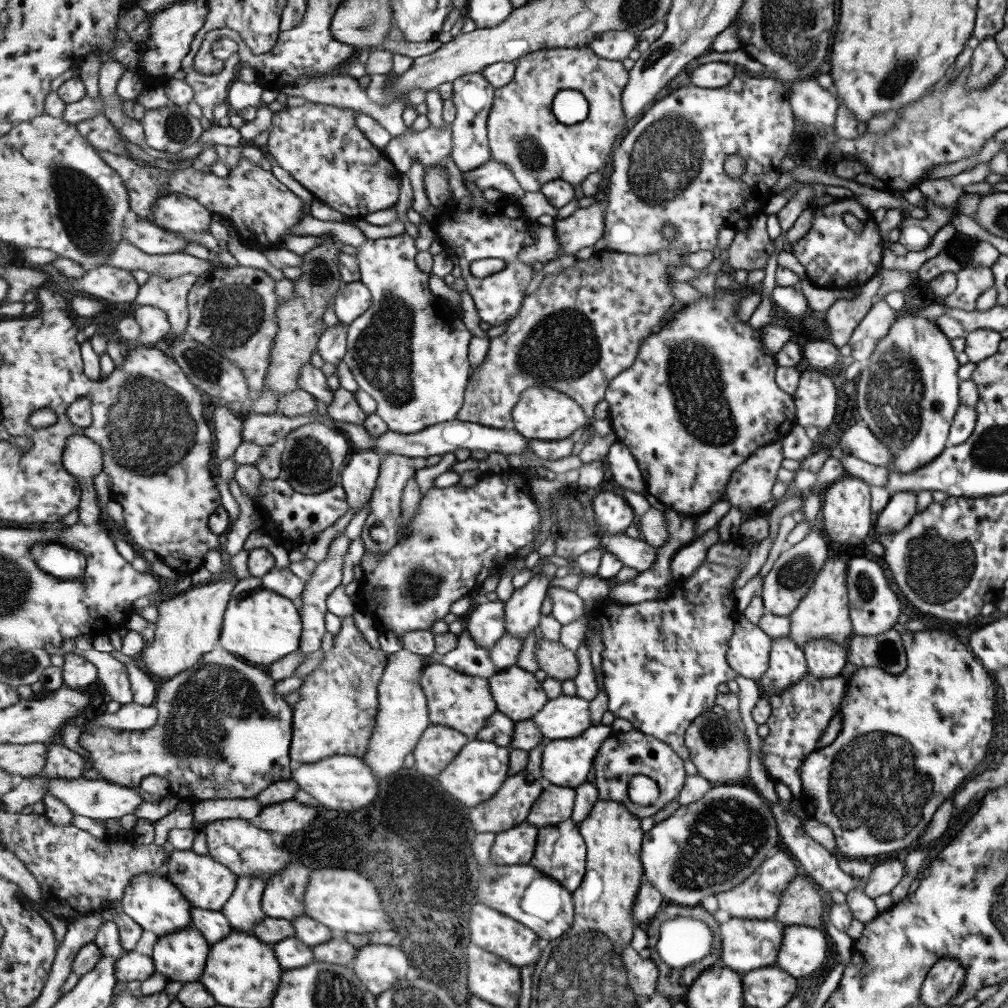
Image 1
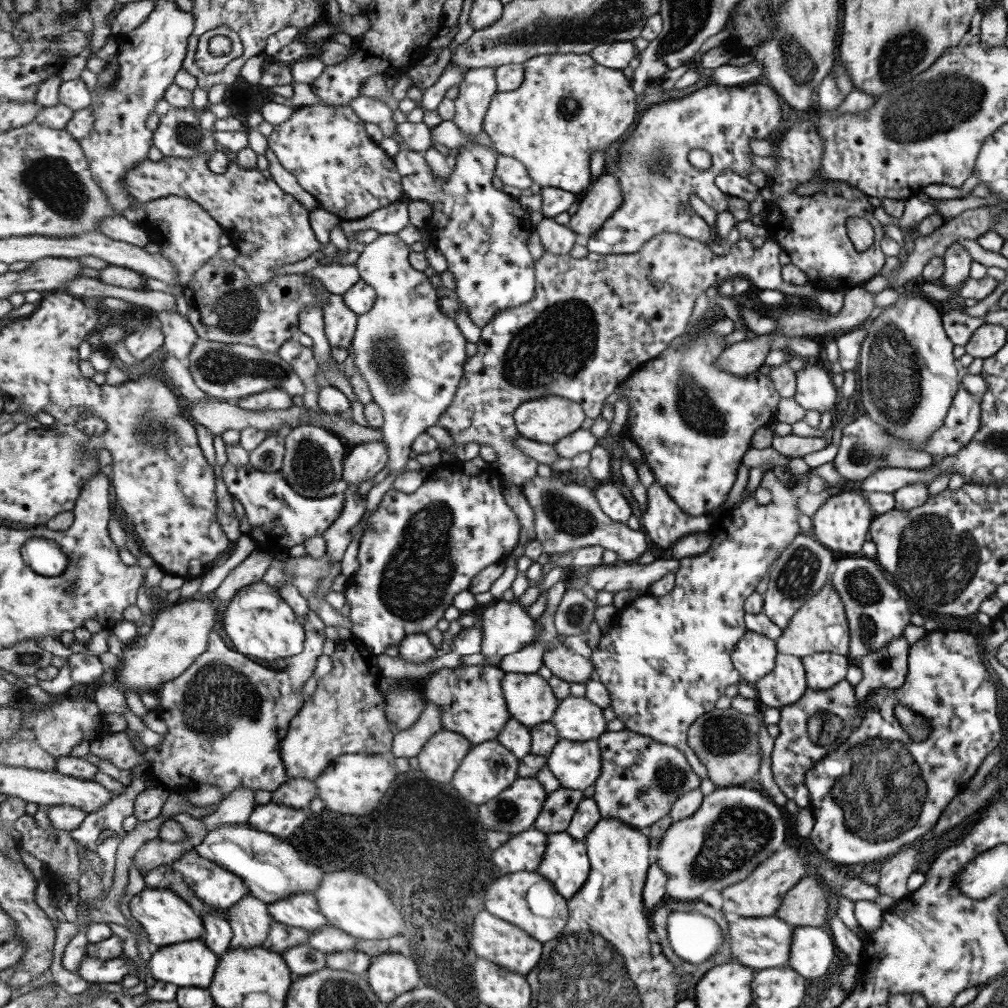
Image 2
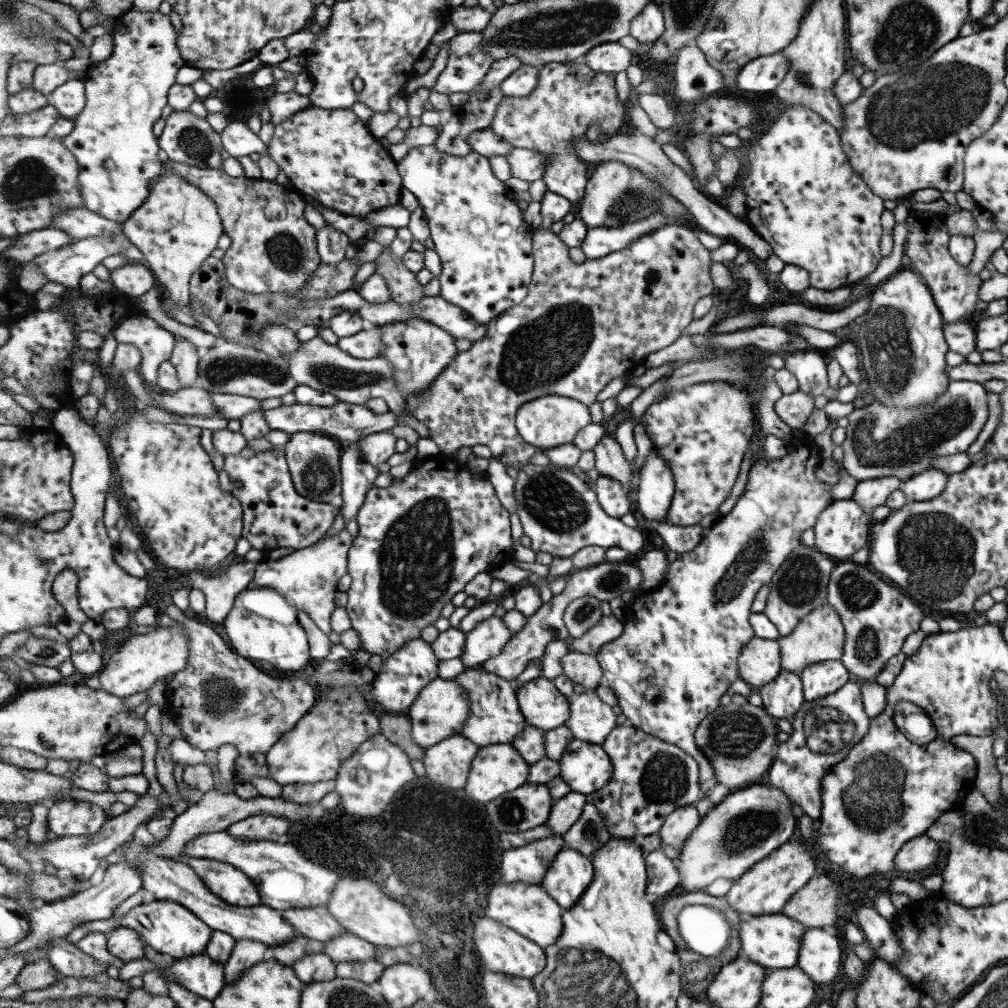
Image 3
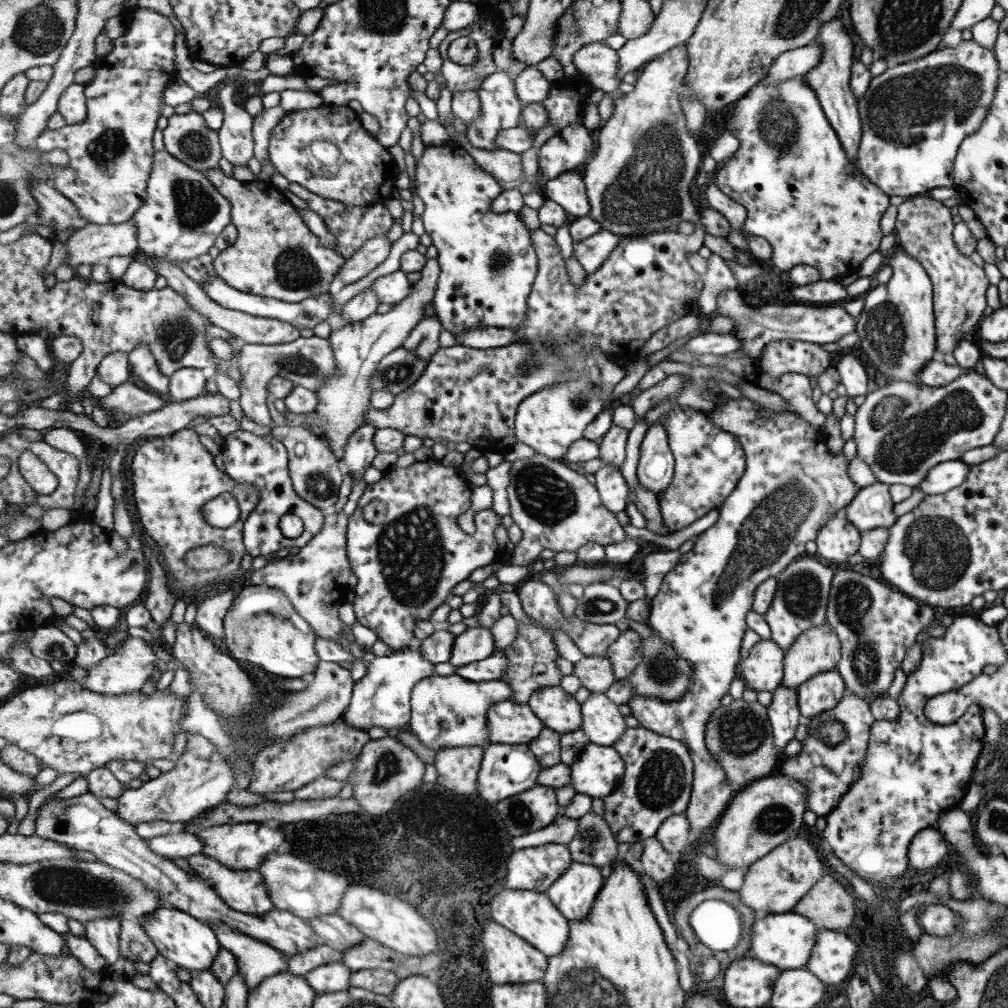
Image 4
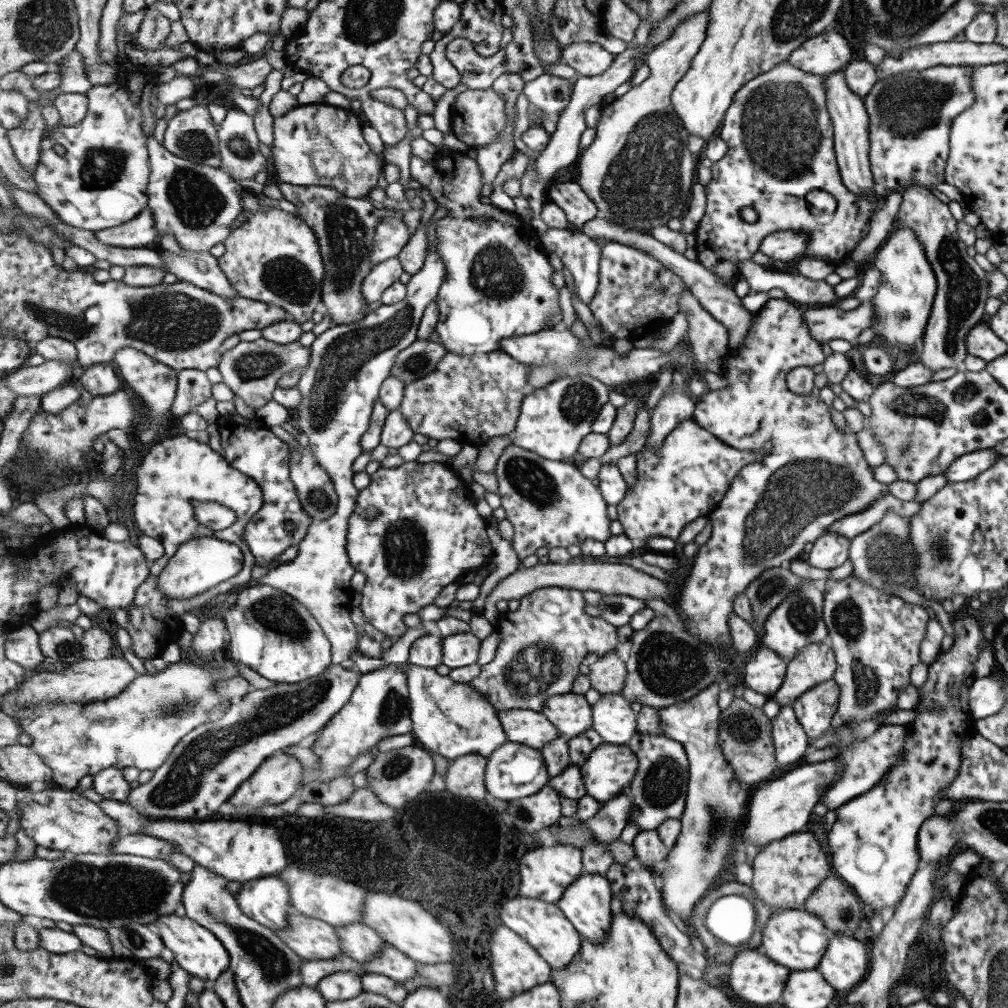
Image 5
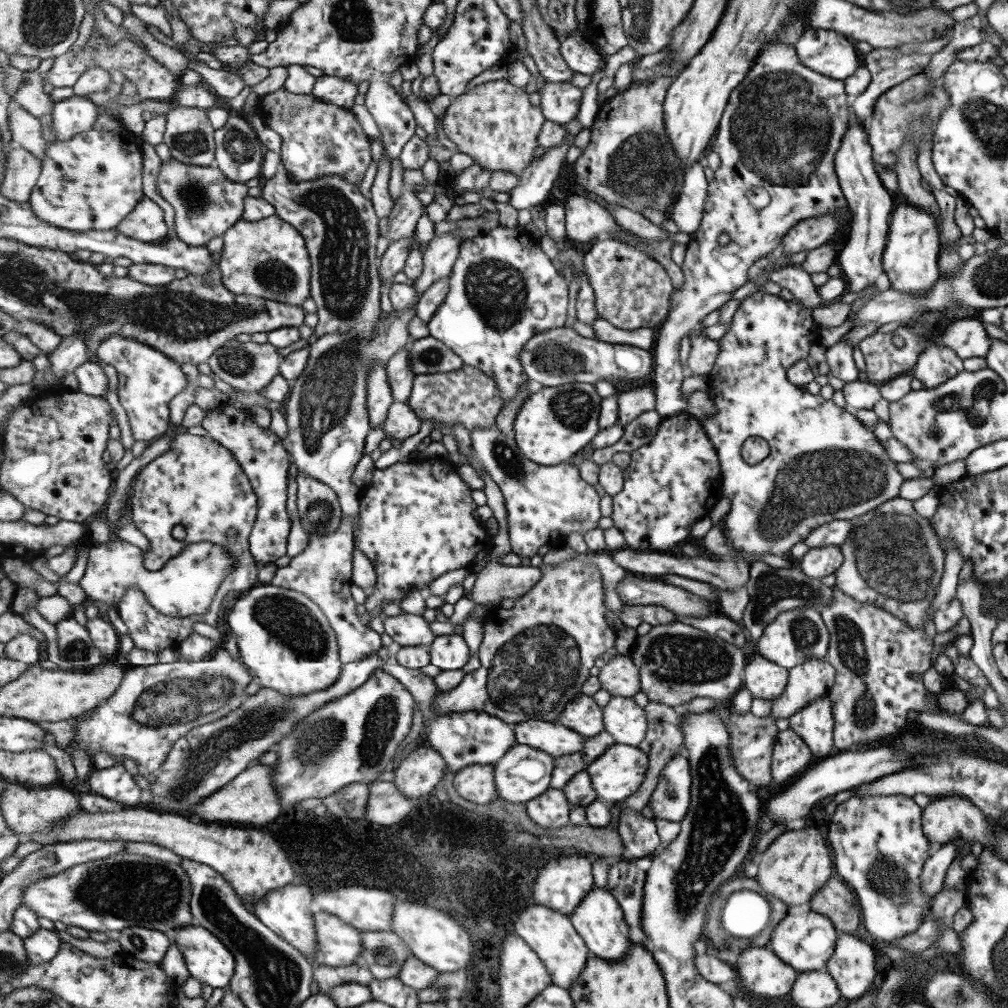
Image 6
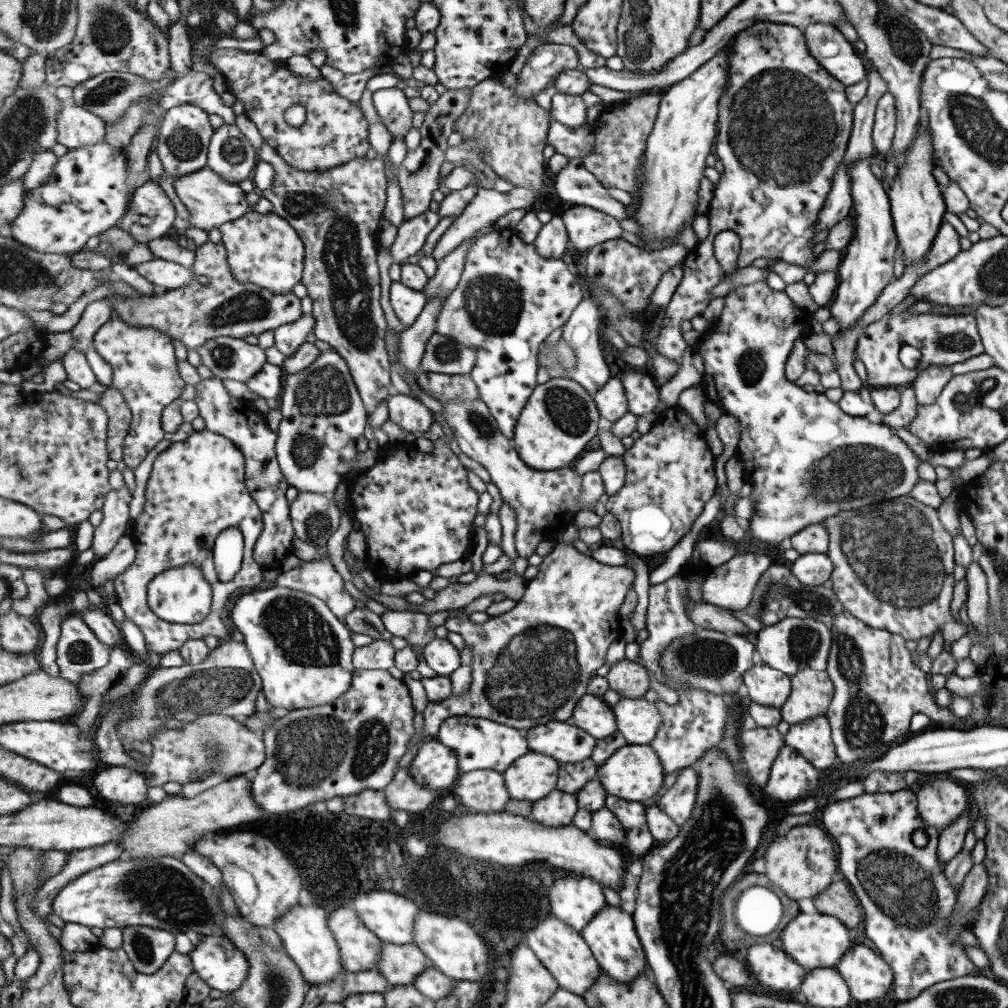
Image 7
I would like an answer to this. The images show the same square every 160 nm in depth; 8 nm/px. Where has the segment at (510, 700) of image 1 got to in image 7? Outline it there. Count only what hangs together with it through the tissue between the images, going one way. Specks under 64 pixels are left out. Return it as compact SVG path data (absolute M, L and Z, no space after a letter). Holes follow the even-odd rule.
M585 693L569 722L589 731L595 738L602 739L617 732L614 707L605 703L601 695Z

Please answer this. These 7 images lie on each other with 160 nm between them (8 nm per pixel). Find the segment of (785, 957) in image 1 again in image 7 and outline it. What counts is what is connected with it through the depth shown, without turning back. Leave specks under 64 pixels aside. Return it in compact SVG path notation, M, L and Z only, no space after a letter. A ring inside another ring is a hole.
M854 943L848 948L846 953L843 953L841 960L837 961L837 964L834 966L834 969L841 975L847 987L849 987L851 999L862 1006L875 1005L875 1002L880 1002L885 998L889 986L893 984L892 970L877 954L870 945Z

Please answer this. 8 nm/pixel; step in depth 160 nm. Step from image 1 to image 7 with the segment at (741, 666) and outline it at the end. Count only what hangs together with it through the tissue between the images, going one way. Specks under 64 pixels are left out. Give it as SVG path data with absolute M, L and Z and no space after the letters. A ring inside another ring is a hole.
M756 659L753 666L743 673L742 689L748 702L778 709L789 697L791 678Z

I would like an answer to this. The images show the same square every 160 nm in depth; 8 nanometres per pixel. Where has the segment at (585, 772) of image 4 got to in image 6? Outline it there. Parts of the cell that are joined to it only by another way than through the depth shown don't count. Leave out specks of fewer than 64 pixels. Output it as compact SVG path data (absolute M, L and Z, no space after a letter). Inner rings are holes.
M614 744L601 755L595 762L592 762L587 771L591 775L593 788L597 796L603 802L620 803L633 796L644 784L650 767L649 755L636 746L625 744Z

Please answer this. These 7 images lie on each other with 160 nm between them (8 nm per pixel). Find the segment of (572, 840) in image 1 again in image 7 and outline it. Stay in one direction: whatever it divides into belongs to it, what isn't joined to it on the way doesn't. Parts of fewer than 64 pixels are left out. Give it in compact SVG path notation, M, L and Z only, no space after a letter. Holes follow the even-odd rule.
M607 904L607 908L596 914L595 920L581 933L584 940L592 947L592 951L602 966L602 970L622 983L635 981L645 976L648 958L637 933L634 916L625 909Z

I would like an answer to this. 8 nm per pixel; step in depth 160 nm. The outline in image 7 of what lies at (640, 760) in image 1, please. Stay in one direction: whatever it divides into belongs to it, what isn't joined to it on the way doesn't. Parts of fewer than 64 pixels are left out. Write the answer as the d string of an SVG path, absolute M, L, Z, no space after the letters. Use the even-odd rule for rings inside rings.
M691 767L679 770L676 781L670 789L661 794L657 805L679 826L683 826L696 809L700 777Z

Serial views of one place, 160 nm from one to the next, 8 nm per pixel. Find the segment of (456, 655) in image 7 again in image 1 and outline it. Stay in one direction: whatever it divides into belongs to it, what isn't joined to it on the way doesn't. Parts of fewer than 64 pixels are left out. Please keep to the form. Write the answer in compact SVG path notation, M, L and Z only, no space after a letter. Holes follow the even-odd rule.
M534 575L522 588L516 589L506 602L506 631L525 640L540 626L541 606L548 596L554 576Z

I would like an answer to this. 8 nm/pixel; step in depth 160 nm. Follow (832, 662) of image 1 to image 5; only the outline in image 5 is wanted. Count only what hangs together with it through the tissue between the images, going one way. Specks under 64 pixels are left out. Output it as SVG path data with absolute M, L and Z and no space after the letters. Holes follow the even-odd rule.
M831 678L801 693L791 702L797 722L809 740L831 730L837 713L838 694L838 684Z

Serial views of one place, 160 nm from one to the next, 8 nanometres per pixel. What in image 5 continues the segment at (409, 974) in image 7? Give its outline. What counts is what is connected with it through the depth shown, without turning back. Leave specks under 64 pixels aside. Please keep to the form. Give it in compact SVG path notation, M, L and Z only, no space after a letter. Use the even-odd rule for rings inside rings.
M355 922L349 926L337 926L337 935L341 939L341 946L345 954L359 961L368 963L383 947L389 945L377 930L362 922Z

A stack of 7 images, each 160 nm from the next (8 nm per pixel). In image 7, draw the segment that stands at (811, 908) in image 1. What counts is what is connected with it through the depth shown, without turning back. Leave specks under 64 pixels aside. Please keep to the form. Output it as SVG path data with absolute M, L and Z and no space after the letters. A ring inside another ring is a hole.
M839 880L839 882L831 882L819 896L815 895L812 899L817 912L833 914L835 918L841 920L843 926L855 928L862 919L853 897L854 894L849 892L847 884Z

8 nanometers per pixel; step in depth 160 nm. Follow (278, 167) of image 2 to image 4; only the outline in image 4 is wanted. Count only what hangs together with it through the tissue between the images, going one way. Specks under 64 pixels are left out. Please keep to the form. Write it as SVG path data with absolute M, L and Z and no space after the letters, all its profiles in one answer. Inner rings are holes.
M227 83L217 93L224 110L224 125L219 130L220 143L224 158L229 163L247 168L247 162L256 156L255 117L245 107L233 102L233 94L235 83Z

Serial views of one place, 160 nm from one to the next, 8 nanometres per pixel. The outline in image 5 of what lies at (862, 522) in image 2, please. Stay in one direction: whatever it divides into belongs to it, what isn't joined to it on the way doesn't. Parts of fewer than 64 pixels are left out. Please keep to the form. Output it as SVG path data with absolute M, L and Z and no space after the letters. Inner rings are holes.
M826 531L812 542L806 563L820 569L841 566L848 559L849 541L842 534Z

